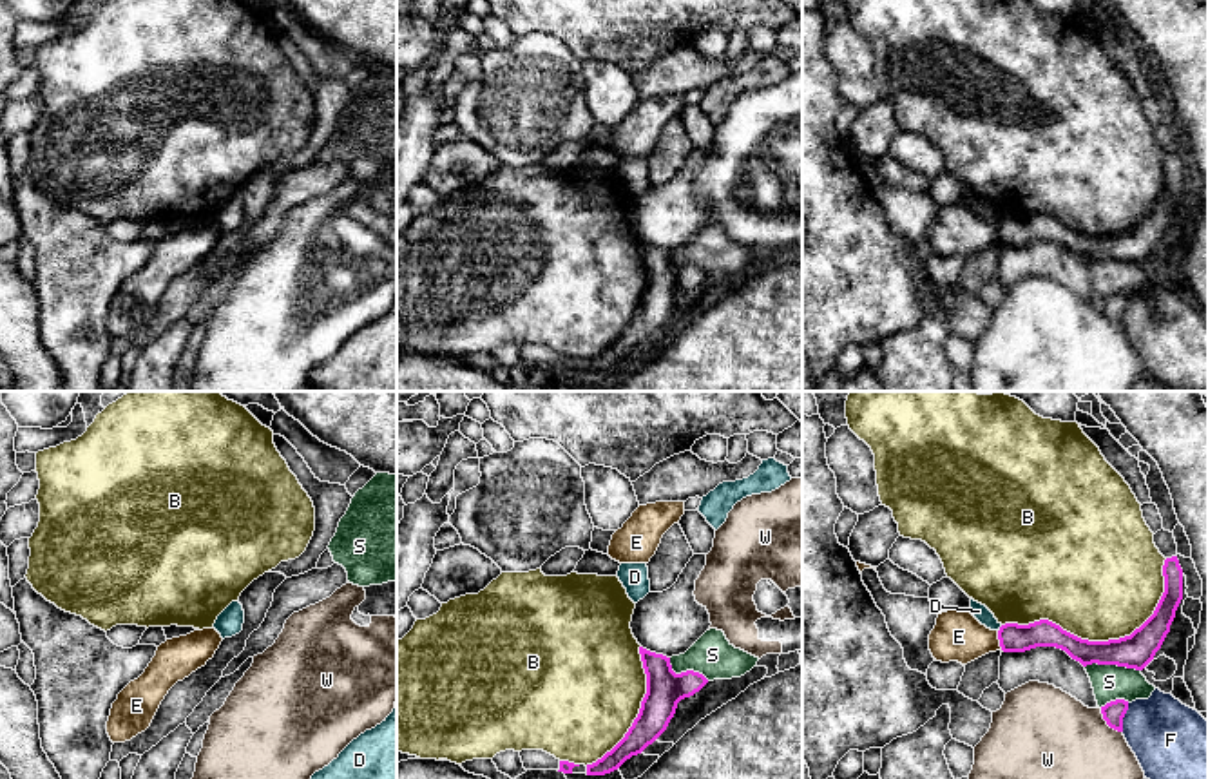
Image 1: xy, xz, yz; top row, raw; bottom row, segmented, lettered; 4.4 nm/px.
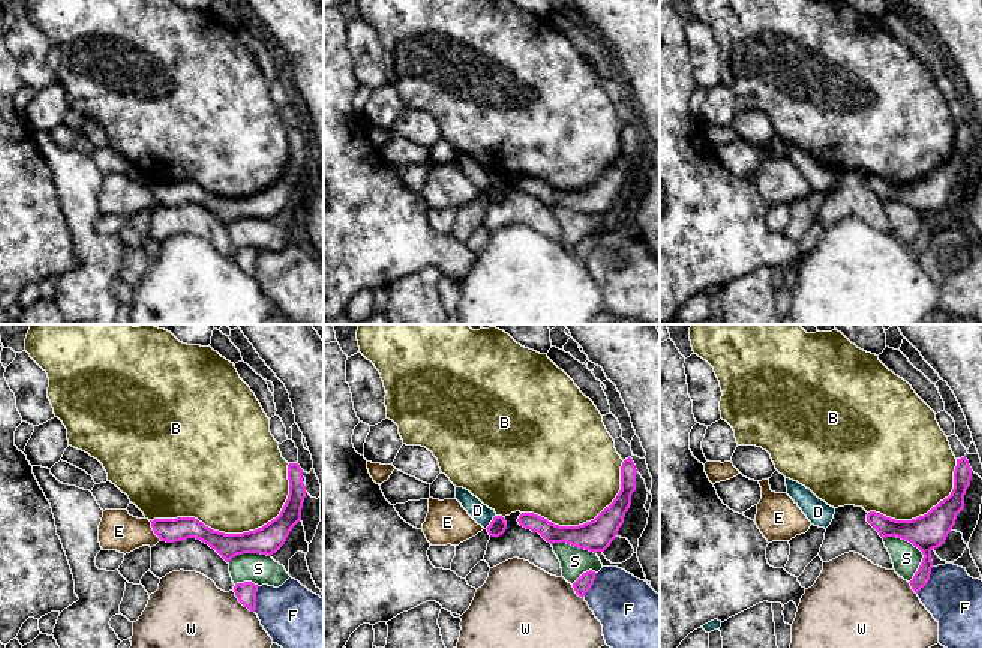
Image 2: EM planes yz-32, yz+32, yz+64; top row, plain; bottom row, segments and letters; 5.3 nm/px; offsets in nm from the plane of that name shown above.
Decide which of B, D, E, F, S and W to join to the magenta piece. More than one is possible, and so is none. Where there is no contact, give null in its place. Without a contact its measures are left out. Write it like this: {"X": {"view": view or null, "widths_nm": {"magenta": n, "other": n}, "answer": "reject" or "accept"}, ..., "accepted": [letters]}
{"B": {"view": "yz", "widths_nm": {"magenta": 160, "other": 480}, "answer": "reject"}, "D": {"view": "yz", "widths_nm": {"magenta": 130, "other": 70}, "answer": "reject"}, "E": {"view": "yz", "widths_nm": {"magenta": 130, "other": 220}, "answer": "reject"}, "F": {"view": "yz", "widths_nm": {"magenta": 100, "other": 340}, "answer": "reject"}, "S": {"view": "yz", "widths_nm": {"magenta": 160, "other": 160}, "answer": "reject"}, "W": {"view": "yz", "widths_nm": {"magenta": 100, "other": 380}, "answer": "reject"}, "accepted": []}

